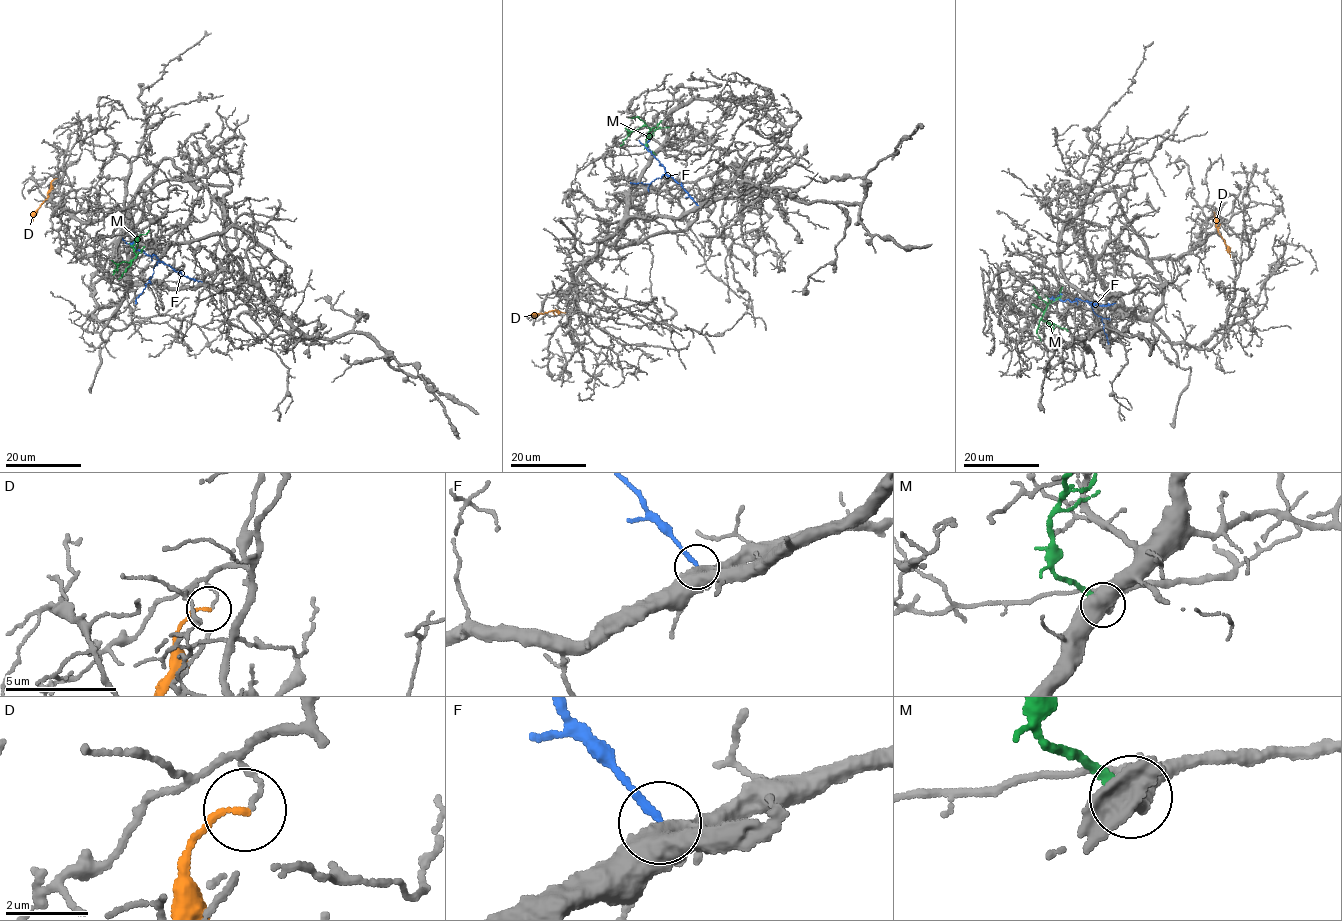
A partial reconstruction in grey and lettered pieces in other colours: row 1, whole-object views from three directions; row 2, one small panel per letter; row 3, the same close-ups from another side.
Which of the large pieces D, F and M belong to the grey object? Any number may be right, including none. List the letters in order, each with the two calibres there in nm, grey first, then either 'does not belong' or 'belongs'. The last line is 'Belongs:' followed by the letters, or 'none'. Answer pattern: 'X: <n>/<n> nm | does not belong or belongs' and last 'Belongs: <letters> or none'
D: 90/140 nm | does not belong
F: 460/200 nm | does not belong
M: 320/200 nm | does not belong
Belongs: none

